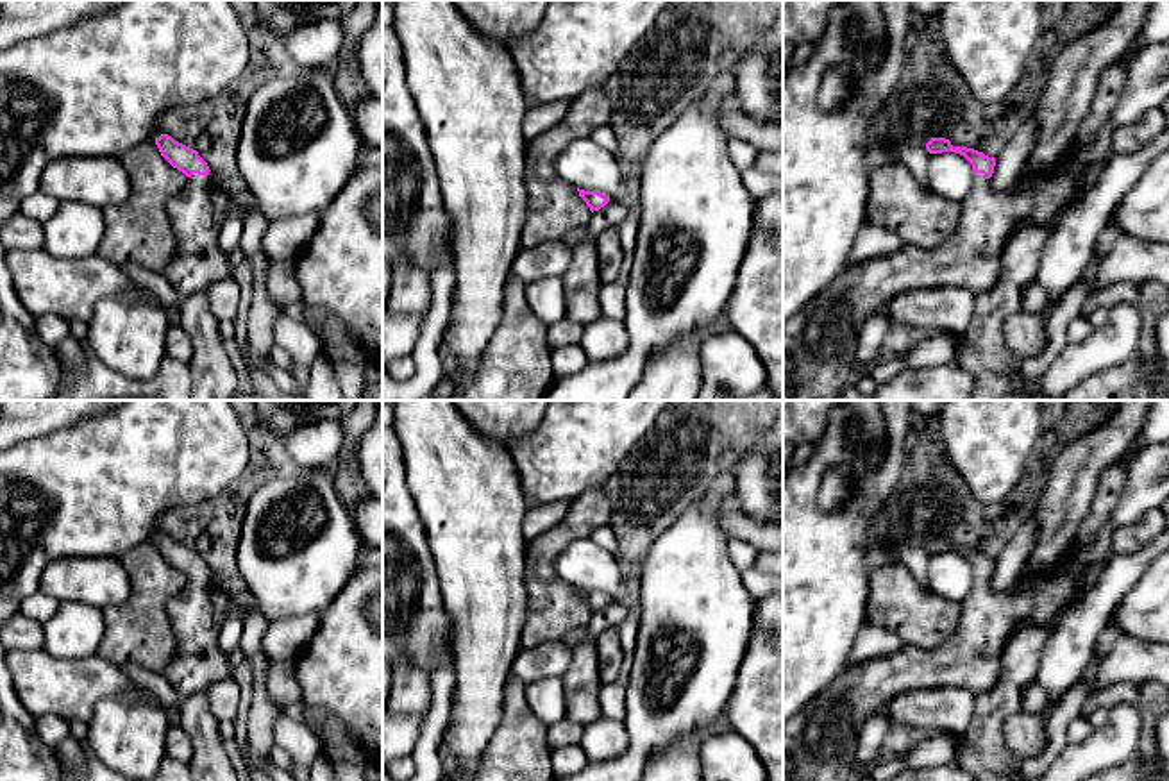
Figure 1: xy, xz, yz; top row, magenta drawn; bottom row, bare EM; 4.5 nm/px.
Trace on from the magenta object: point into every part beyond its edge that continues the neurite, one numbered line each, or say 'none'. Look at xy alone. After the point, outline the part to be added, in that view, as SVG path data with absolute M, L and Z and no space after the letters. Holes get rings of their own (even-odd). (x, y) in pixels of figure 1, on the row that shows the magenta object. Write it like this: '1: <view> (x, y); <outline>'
1: xy (199, 261); M193 173L173 195L166 211L177 247L163 275L181 295L191 297L214 282L231 277L231 263L218 243L222 213L214 207L207 179Z

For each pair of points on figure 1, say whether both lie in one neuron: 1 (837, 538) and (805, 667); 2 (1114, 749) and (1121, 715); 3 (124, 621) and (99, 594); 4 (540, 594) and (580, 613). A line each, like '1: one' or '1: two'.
1: one
2: one
3: two
4: one

